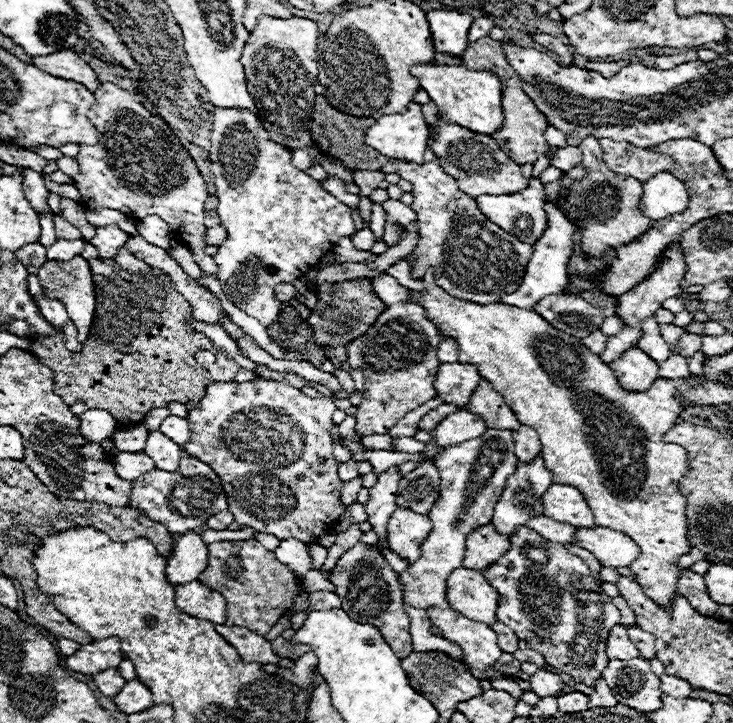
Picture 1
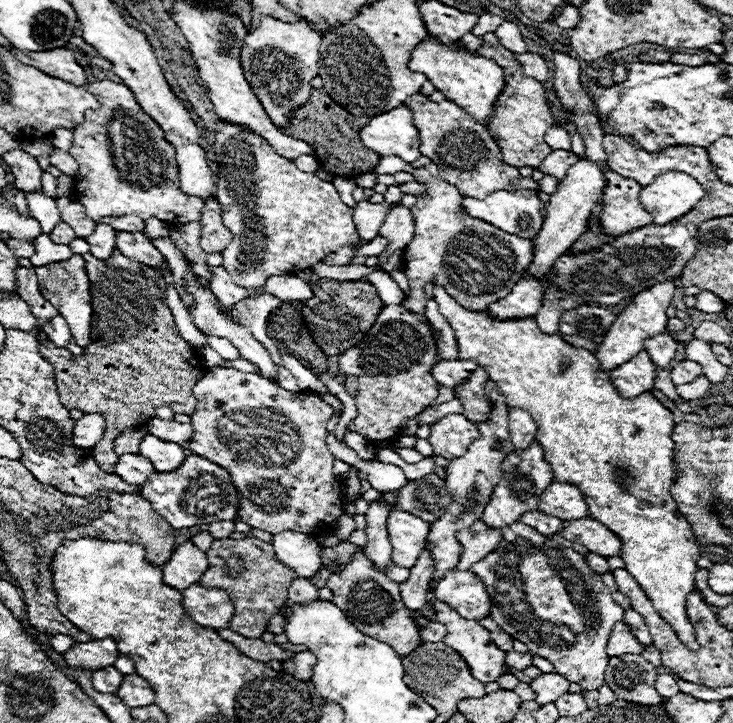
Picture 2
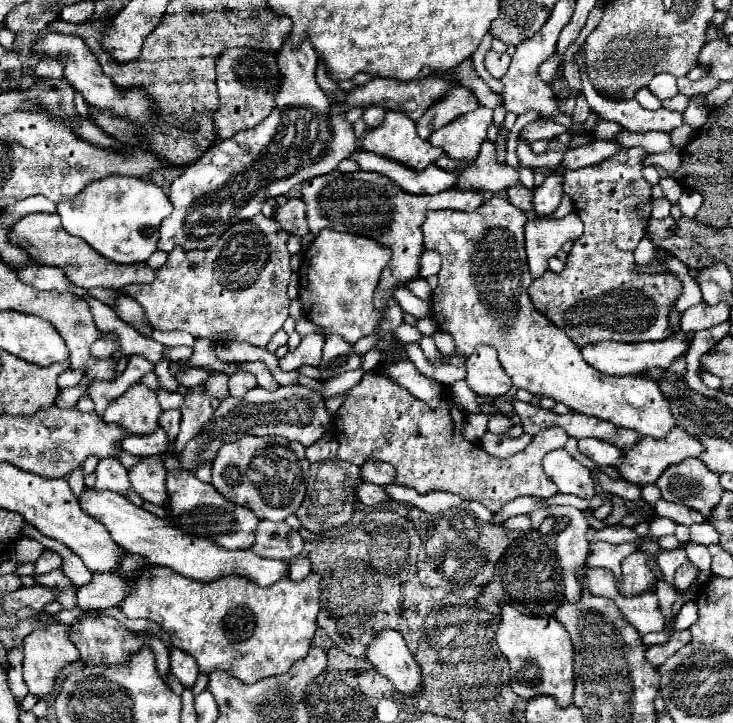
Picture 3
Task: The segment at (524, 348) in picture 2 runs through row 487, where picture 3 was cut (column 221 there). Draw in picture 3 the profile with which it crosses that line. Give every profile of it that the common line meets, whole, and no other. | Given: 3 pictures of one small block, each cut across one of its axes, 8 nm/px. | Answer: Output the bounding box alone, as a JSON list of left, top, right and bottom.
[122,564,322,684]

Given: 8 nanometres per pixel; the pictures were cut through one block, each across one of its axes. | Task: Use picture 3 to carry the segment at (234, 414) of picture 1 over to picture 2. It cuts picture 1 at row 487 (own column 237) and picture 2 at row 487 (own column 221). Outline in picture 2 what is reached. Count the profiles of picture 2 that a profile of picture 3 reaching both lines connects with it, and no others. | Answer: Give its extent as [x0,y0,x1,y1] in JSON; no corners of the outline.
[186,366,344,534]

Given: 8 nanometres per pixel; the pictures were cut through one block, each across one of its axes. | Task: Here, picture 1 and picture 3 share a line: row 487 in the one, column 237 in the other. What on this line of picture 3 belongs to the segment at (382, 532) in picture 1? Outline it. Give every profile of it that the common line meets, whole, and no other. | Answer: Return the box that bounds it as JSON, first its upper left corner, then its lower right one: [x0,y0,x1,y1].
[230,372,258,398]

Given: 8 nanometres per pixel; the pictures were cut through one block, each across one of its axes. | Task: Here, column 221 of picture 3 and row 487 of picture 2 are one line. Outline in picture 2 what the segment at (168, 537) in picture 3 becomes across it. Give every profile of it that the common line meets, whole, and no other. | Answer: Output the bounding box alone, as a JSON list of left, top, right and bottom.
[538,482,588,520]

